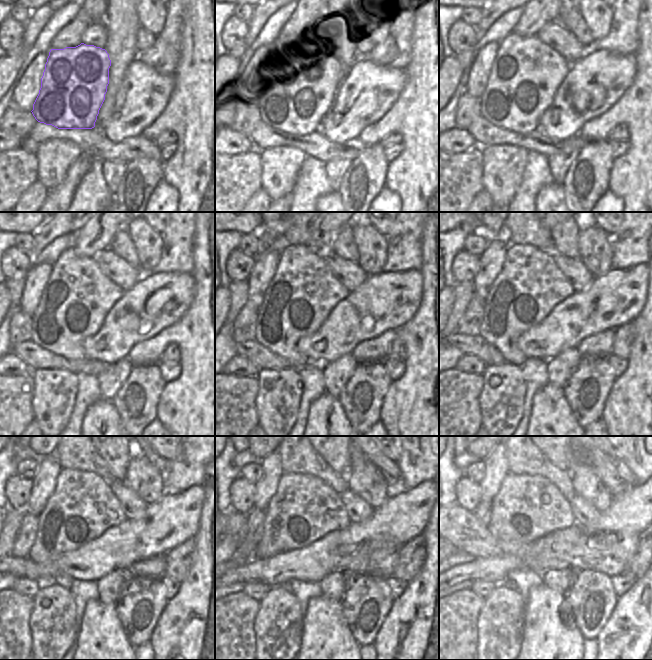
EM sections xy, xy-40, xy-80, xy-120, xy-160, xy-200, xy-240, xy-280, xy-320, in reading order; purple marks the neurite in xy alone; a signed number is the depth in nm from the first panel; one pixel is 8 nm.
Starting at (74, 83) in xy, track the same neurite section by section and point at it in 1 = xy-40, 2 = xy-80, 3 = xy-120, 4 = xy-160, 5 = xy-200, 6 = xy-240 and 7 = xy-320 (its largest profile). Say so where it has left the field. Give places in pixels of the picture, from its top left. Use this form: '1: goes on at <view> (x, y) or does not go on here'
1: goes on at xy-40 (302, 79)
2: goes on at xy-80 (526, 73)
3: goes on at xy-120 (77, 297)
4: goes on at xy-160 (303, 291)
5: goes on at xy-200 (530, 284)
6: goes on at xy-240 (82, 507)
7: goes on at xy-320 (527, 507)

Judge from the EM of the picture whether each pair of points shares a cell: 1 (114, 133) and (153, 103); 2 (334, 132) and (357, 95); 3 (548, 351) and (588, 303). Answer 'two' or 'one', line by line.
1: one
2: one
3: one

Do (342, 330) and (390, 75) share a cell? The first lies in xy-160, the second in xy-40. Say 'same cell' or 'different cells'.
same cell

